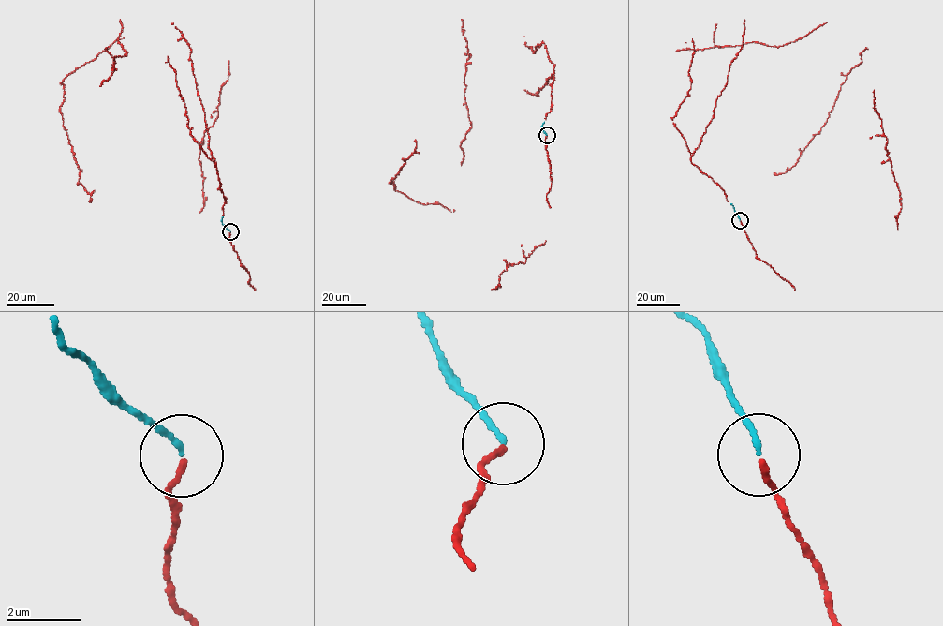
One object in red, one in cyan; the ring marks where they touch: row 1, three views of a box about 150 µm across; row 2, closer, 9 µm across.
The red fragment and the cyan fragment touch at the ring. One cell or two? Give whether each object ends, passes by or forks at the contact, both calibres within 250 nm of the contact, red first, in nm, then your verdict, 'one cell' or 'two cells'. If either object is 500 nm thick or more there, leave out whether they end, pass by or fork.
red ends; cyan ends; calibres 150 and 130 nm; one cell

